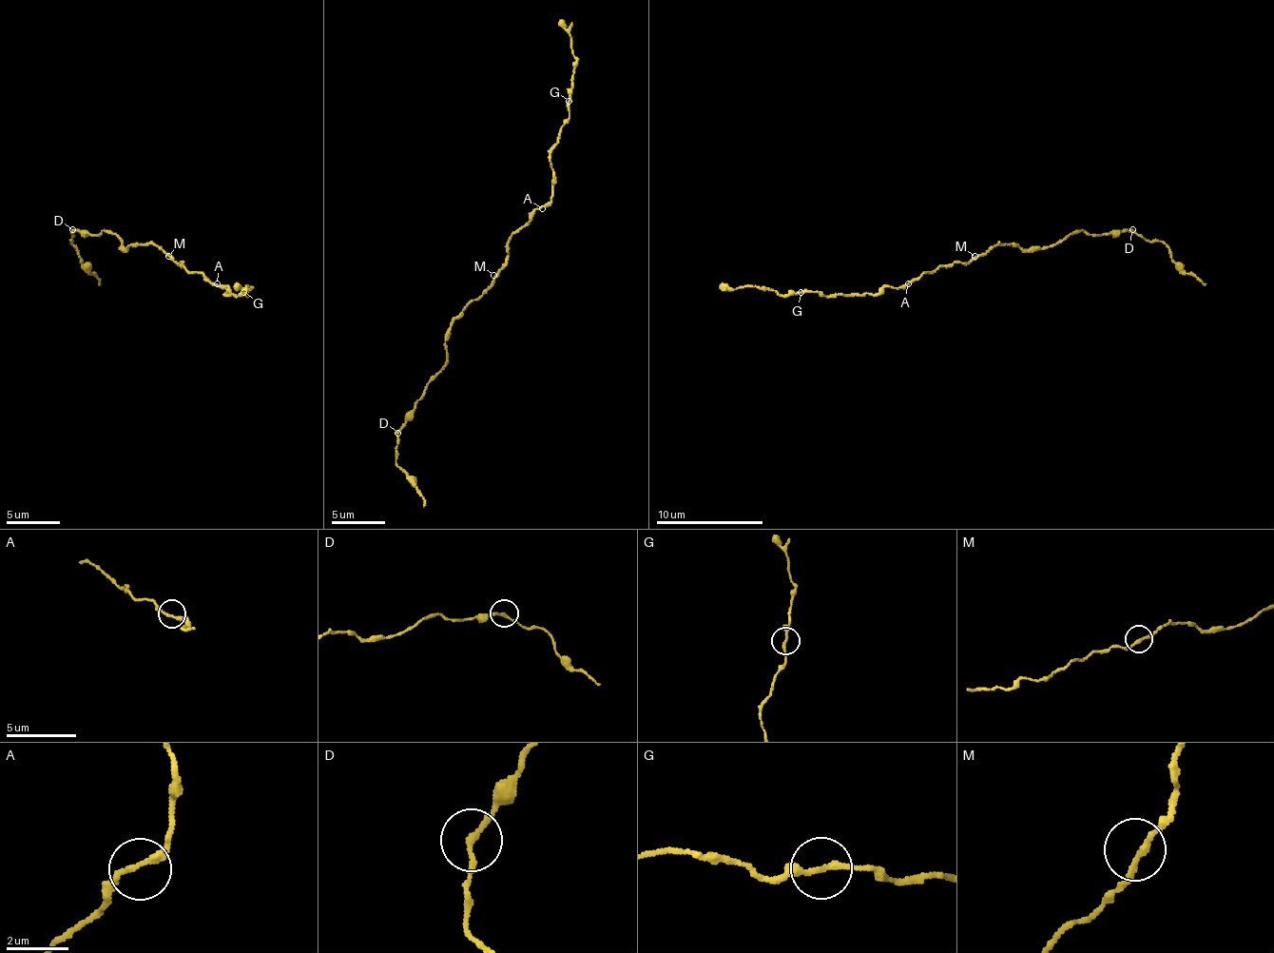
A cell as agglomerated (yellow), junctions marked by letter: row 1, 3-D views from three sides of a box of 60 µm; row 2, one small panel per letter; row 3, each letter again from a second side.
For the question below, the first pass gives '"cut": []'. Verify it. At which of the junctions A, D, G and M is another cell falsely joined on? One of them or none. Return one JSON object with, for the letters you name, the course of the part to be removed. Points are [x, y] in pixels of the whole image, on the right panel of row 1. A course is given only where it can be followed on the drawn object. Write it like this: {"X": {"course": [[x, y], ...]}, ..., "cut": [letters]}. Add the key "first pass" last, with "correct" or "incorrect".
{"G": {"course": [[801, 291], [778, 294], [750, 285], [726, 288], [719, 285]]}, "cut": ["G"], "first pass": "incorrect"}

